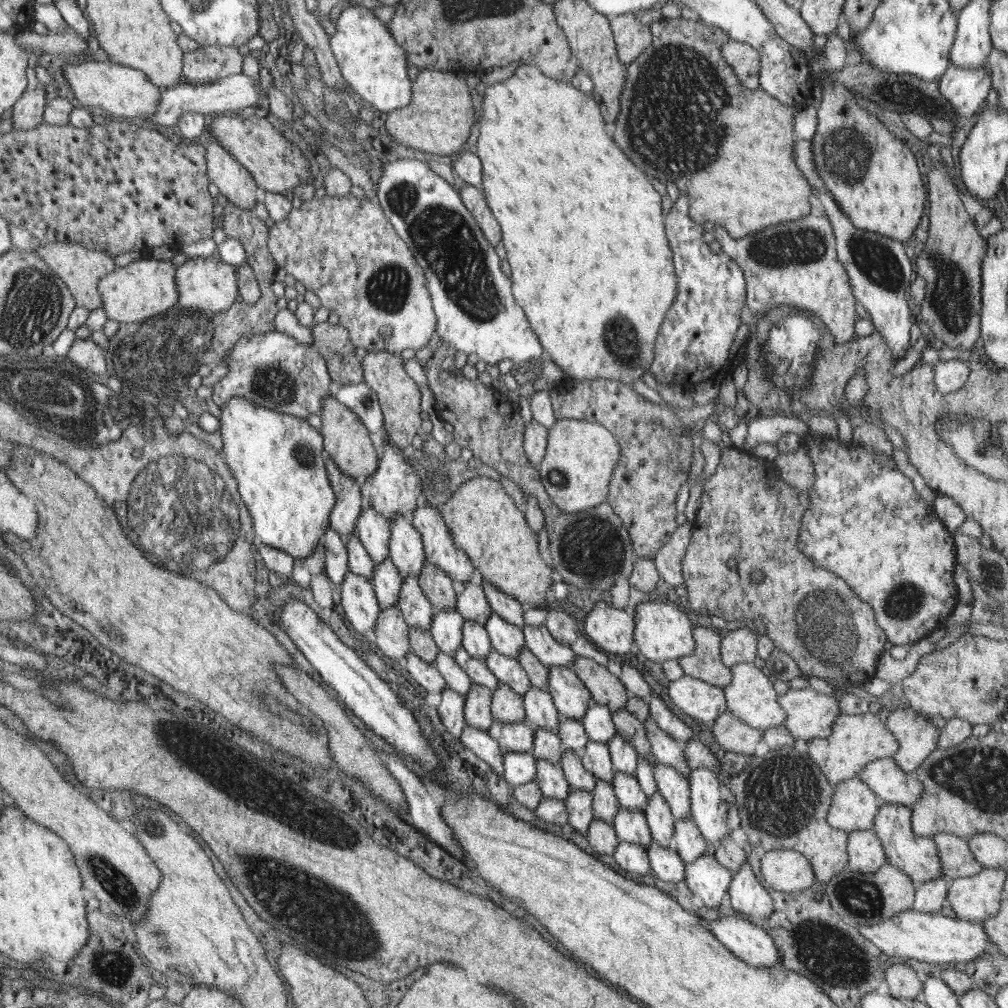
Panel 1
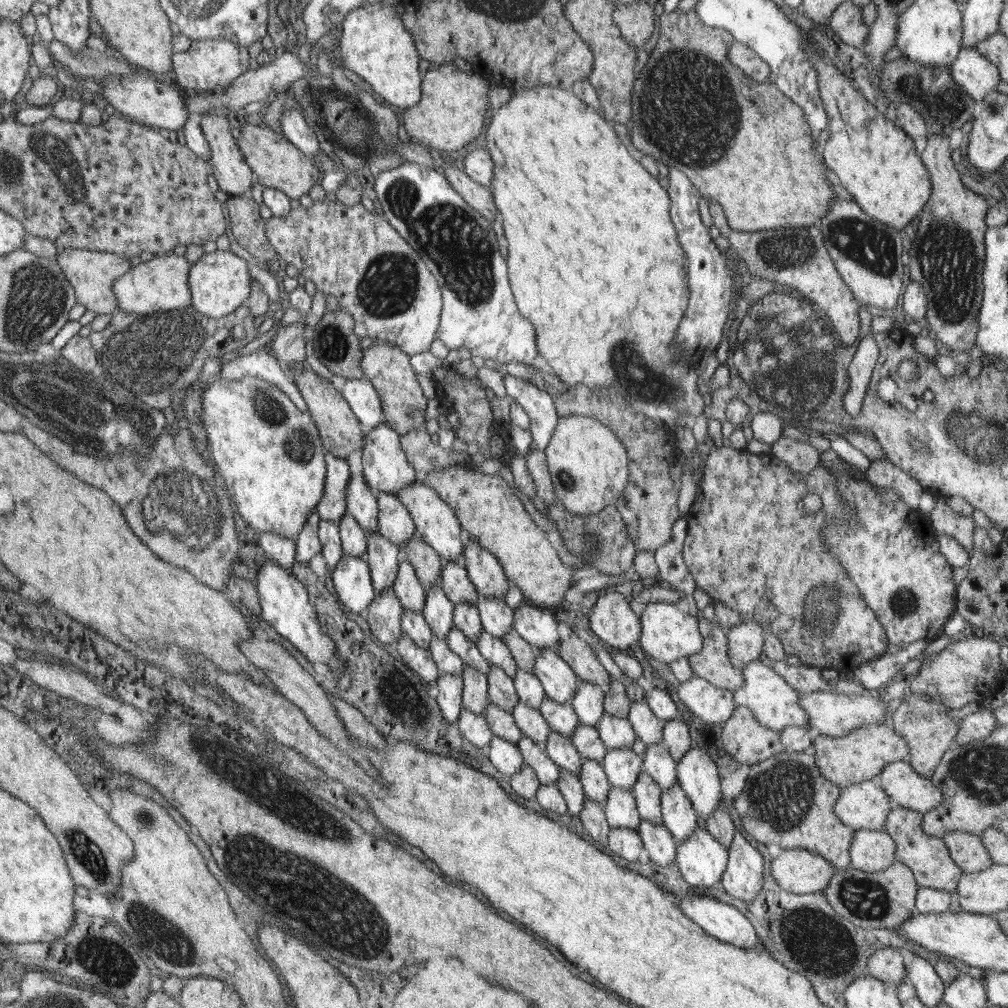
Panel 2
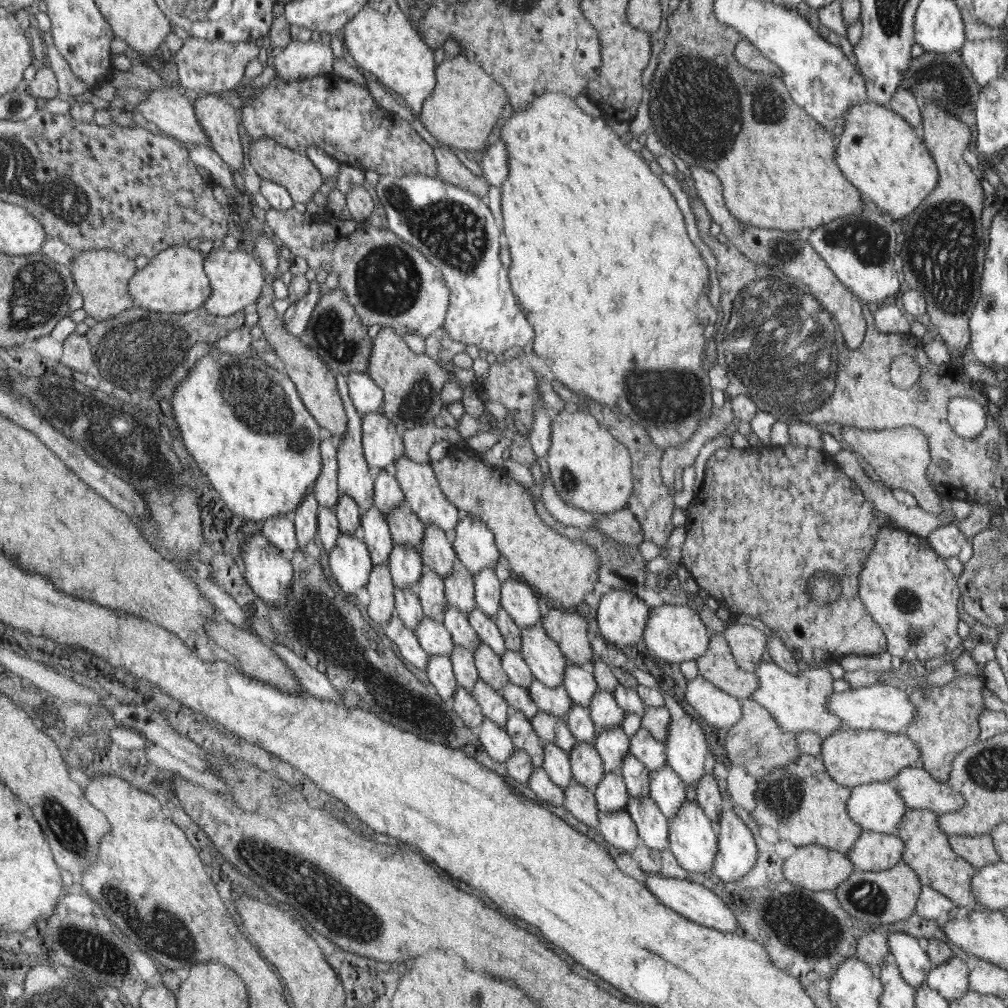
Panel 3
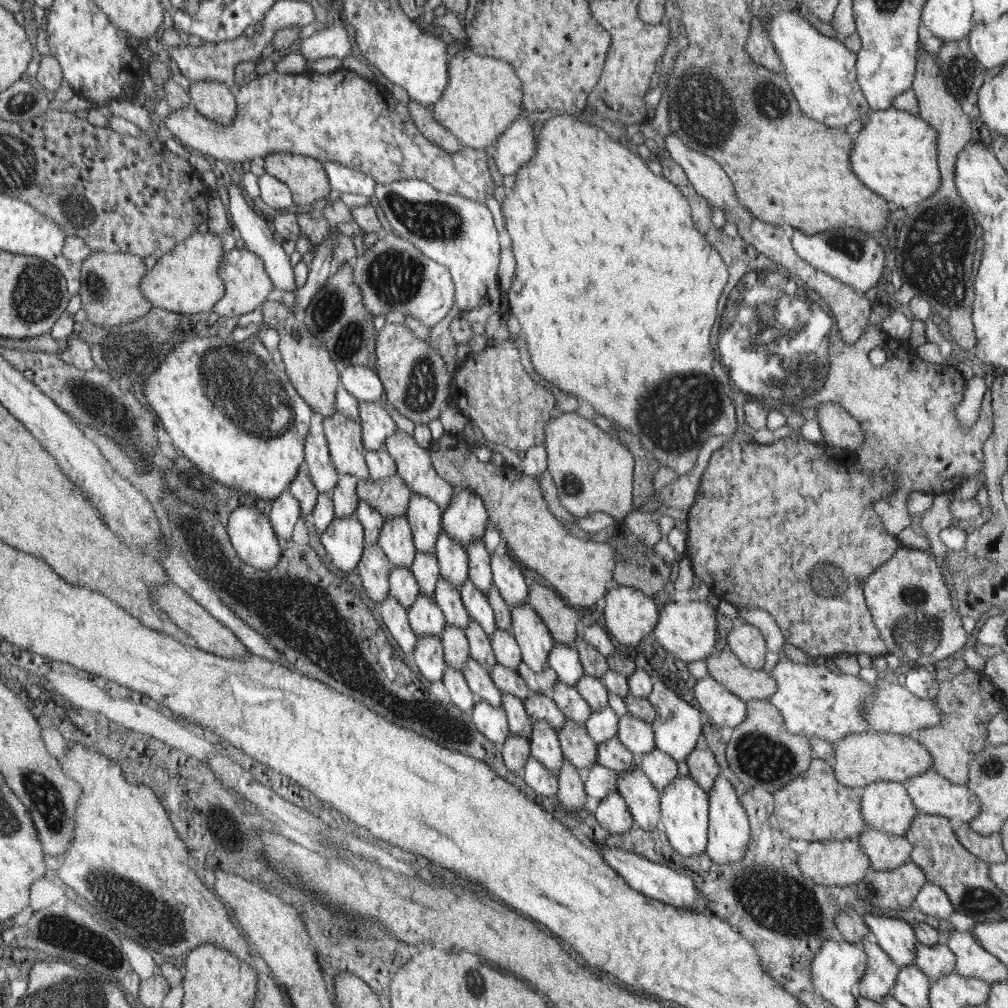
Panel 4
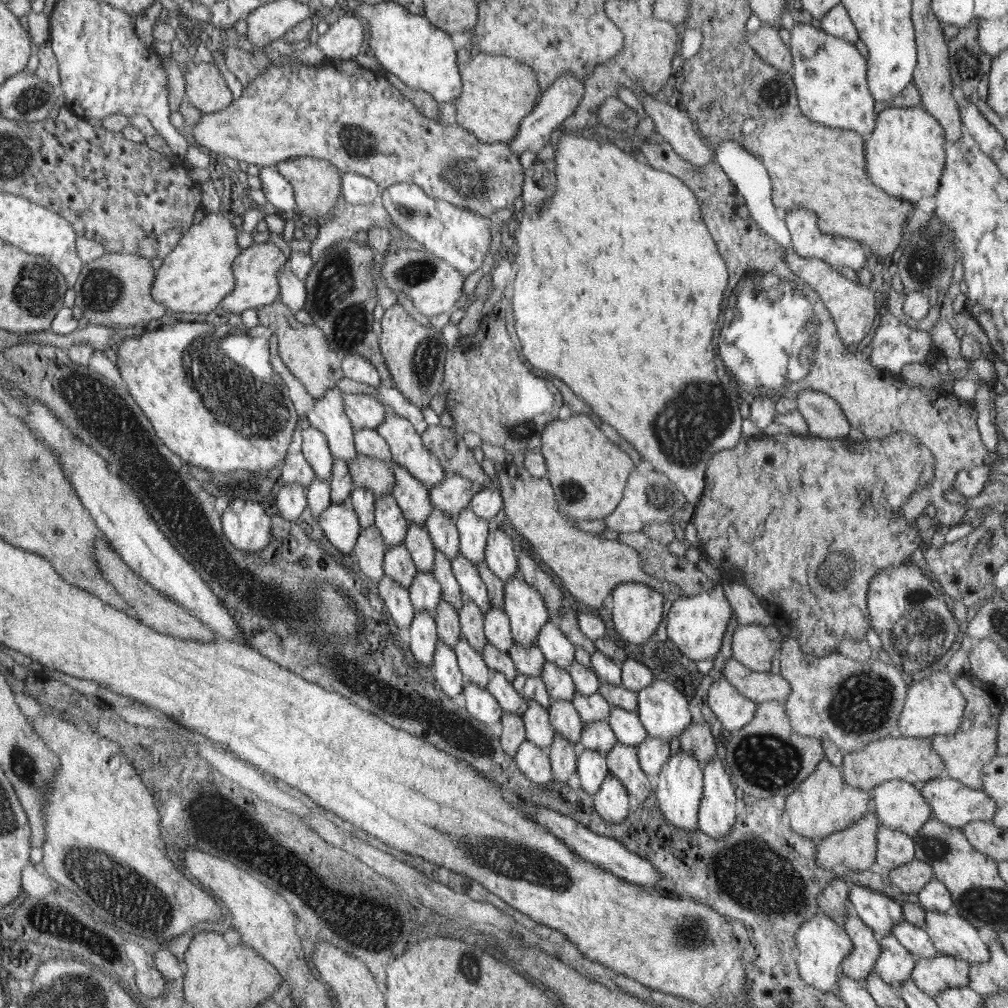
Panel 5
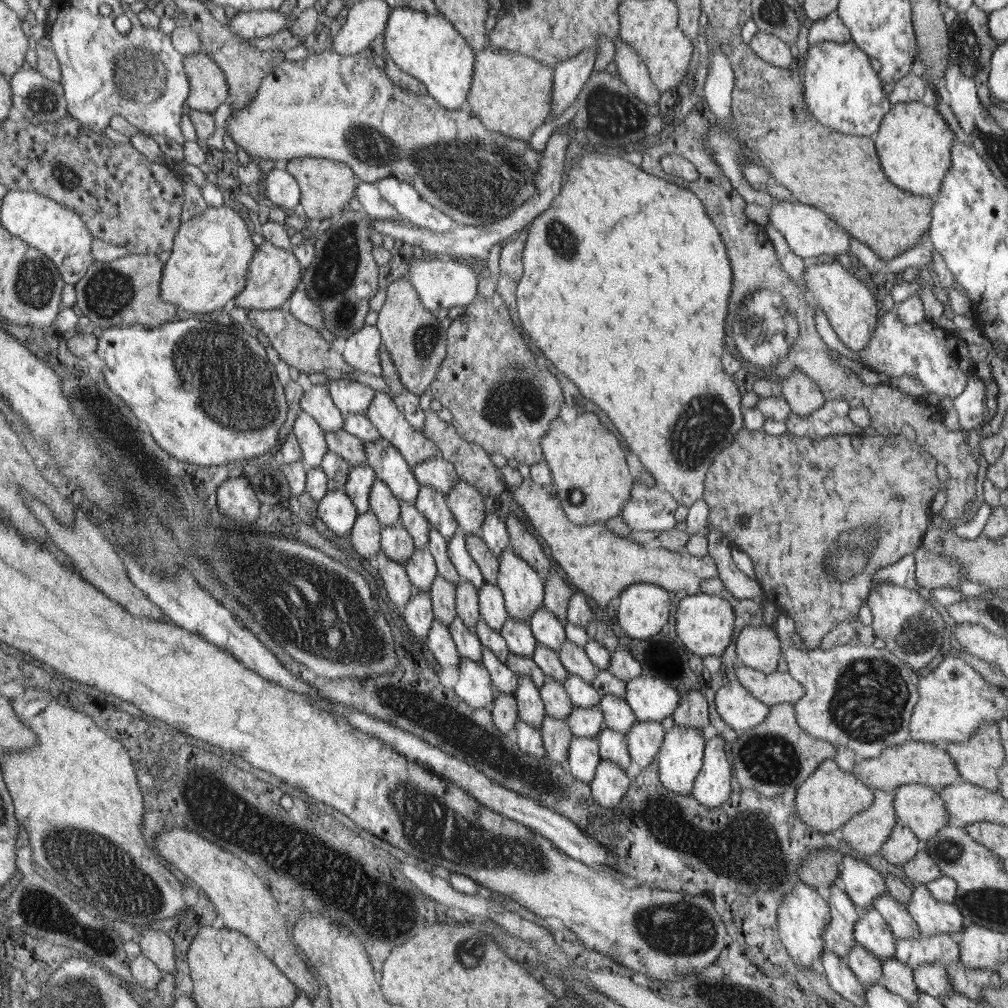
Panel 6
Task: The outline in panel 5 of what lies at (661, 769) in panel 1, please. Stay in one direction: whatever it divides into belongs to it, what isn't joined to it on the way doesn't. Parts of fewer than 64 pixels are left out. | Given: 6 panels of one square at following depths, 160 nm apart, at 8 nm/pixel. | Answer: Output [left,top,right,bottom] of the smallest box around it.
[607,705,648,747]

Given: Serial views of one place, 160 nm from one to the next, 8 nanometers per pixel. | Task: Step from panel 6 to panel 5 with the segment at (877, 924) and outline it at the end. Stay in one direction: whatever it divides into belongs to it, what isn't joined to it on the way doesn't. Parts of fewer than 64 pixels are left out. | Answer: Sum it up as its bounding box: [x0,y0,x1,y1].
[874,934,917,987]

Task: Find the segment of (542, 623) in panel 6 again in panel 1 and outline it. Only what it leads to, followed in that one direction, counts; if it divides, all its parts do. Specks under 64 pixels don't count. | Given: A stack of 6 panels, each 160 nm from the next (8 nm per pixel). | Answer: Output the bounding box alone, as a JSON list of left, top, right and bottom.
[581,701,617,742]

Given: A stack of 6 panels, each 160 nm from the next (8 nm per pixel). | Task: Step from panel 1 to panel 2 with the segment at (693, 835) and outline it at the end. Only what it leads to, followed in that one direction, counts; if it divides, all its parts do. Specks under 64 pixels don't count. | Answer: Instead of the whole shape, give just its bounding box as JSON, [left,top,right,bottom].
[660,783,698,843]

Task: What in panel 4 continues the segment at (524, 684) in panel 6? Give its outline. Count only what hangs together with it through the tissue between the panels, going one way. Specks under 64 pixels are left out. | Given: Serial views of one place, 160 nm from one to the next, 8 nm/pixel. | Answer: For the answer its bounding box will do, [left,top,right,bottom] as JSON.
[529,719,565,773]

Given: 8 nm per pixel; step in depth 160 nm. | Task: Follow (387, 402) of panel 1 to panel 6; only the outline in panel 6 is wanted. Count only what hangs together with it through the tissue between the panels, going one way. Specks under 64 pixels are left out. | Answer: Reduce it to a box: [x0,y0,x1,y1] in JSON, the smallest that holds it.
[375,275,446,396]

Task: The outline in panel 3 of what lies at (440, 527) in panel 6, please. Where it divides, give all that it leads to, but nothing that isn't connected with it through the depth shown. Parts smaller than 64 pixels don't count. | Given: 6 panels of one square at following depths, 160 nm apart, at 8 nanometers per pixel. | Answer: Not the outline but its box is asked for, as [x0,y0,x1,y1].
[443,559,477,615]

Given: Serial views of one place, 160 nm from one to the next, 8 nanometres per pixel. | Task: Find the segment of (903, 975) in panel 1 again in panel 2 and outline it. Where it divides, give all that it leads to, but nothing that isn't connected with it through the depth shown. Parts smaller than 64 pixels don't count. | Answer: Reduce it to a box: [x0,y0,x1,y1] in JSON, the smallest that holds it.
[867,947,907,986]

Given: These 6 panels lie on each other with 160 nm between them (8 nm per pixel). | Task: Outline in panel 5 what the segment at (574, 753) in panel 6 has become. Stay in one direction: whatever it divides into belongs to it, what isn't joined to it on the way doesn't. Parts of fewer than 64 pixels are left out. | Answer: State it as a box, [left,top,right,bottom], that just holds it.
[577,749,609,795]

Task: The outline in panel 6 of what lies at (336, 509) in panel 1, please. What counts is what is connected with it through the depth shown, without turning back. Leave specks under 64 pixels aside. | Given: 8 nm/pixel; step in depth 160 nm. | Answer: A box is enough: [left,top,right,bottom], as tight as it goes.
[292,411,328,470]

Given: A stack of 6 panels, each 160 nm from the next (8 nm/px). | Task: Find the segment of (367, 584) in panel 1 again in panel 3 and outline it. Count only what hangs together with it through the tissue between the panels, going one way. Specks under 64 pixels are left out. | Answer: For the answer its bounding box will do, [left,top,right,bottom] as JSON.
[328,533,373,595]

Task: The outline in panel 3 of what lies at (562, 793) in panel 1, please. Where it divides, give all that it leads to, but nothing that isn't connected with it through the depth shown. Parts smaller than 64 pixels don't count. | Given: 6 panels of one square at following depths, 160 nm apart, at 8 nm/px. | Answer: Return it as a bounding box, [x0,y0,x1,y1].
[504,710,543,767]

